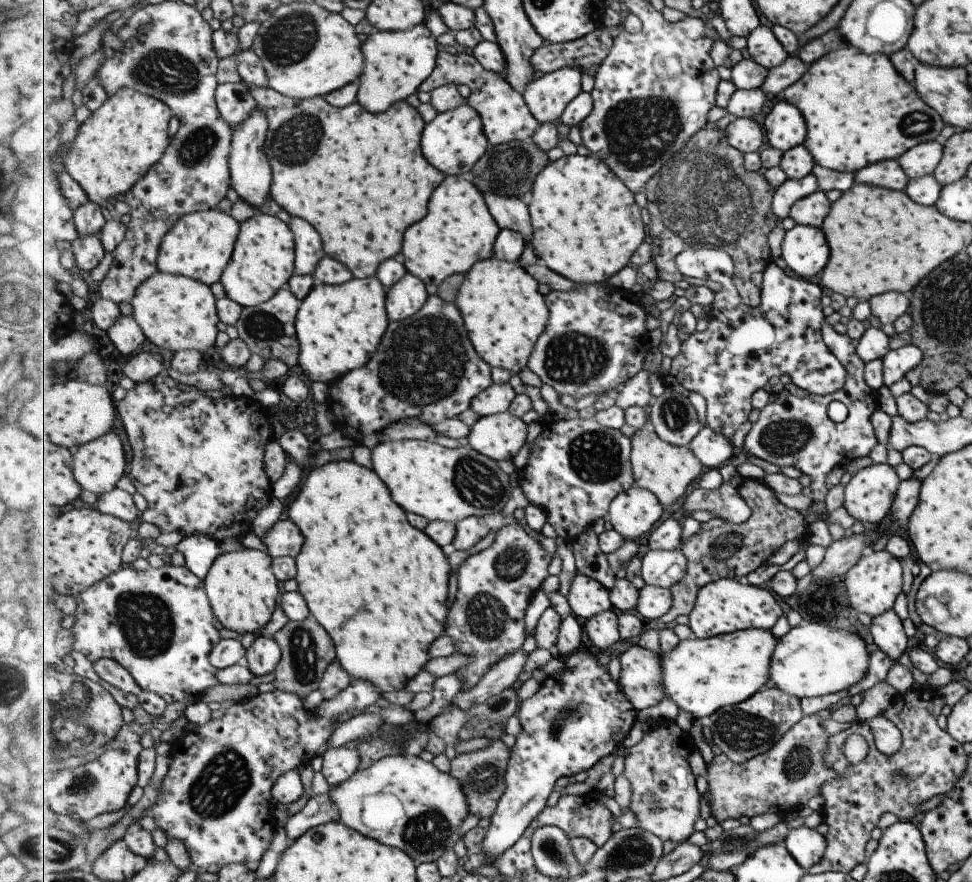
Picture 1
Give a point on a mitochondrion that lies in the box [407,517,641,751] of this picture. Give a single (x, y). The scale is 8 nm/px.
(484, 615)

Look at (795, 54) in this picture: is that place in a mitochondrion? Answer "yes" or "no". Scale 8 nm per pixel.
no

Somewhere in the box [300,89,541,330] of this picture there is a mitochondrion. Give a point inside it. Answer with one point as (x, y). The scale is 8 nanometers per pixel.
(509, 172)

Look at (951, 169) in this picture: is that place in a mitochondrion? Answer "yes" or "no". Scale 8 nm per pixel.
no

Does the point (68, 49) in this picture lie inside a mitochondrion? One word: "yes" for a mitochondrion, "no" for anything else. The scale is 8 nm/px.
no

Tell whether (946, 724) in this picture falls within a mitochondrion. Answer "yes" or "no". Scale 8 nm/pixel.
no

